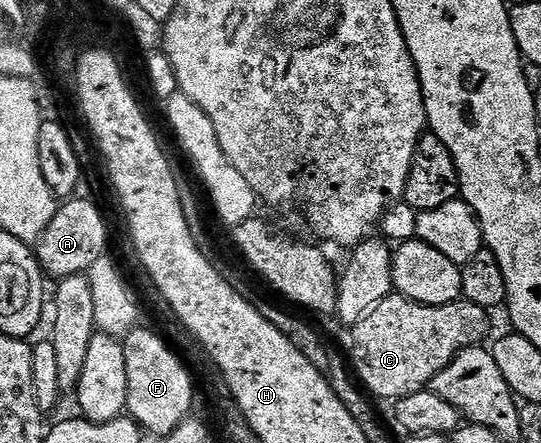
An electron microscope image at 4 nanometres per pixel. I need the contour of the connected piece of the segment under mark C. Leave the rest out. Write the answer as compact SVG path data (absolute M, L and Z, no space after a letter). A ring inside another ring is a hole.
M394 291L371 315L352 325L352 372L374 398L386 397L393 403L398 397L415 395L432 386L433 377L460 353L484 342L481 340L489 333L489 317L486 309L464 299L450 305L420 305Z

